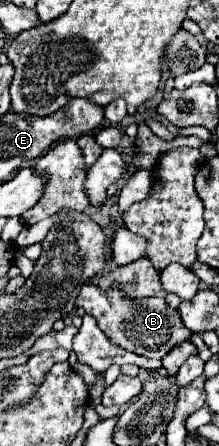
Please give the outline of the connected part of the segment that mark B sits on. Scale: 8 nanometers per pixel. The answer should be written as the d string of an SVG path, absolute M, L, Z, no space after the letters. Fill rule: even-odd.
M85 283L75 299L75 305L85 309L85 313L89 313L97 319L101 331L111 339L113 345L123 347L123 349L133 351L143 357L163 359L163 355L169 351L169 347L175 347L177 343L187 341L191 335L191 331L181 323L177 309L171 309L165 303L165 299L159 299L159 297L127 301L123 297L123 291L119 291L119 289L99 291L97 285Z

